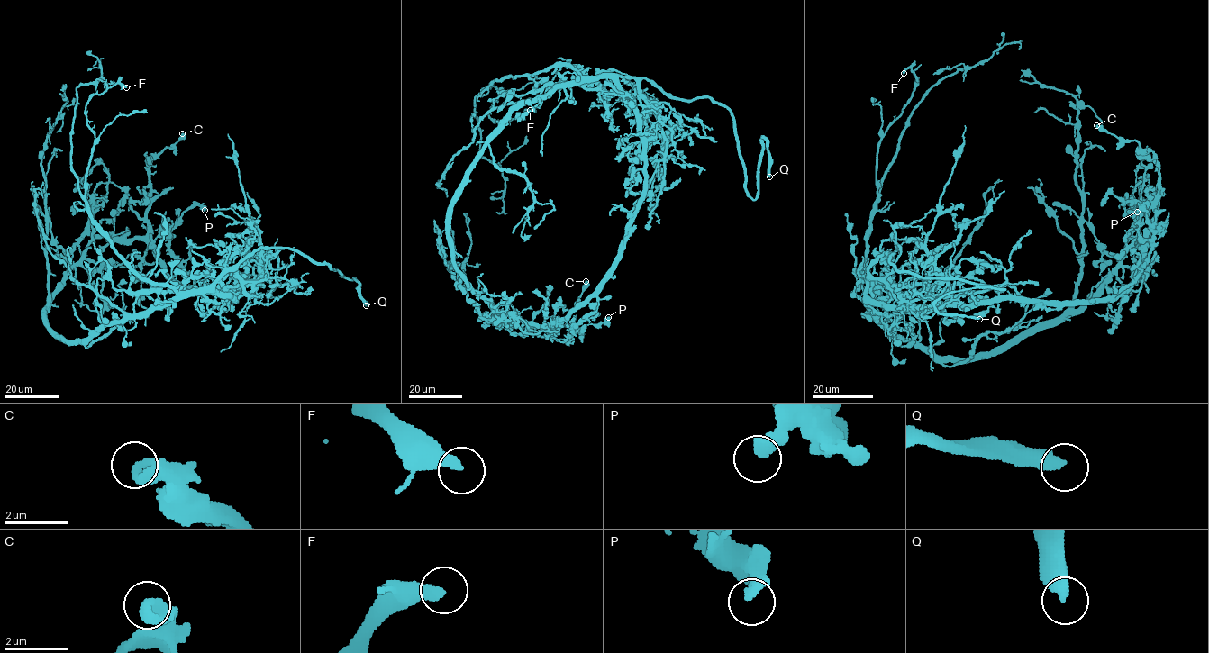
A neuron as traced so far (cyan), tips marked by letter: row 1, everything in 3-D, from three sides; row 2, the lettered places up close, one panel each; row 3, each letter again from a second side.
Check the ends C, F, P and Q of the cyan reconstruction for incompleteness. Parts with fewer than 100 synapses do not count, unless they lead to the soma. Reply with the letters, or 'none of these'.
Q

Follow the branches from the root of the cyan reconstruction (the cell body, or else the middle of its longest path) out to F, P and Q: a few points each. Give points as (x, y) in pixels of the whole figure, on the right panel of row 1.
F: (895, 334), (853, 294), (863, 276), (866, 231), (877, 198), (878, 141), (917, 80), (910, 68), (904, 73)
P: (895, 334), (868, 303), (928, 311), (1004, 299), (1115, 296), (1149, 254), (1153, 226), (1144, 205), (1137, 212)
Q: (895, 334), (868, 309), (867, 270), (883, 254), (916, 276), (1004, 287), (951, 292), (934, 304), (979, 319)

